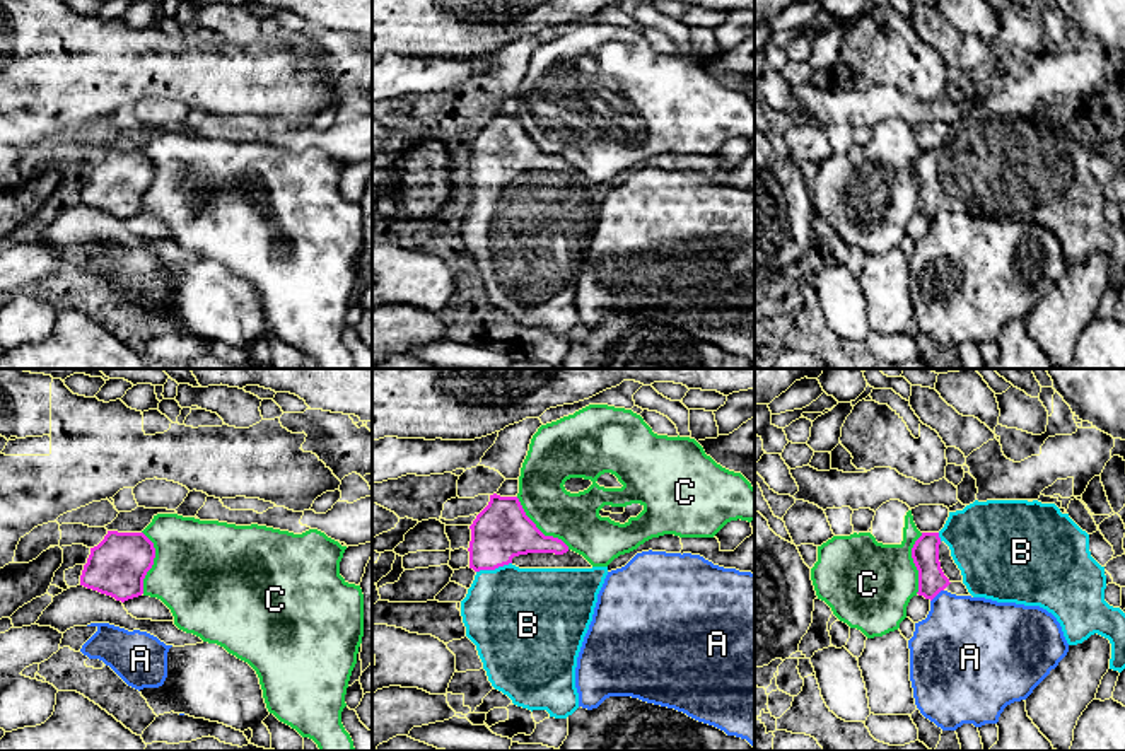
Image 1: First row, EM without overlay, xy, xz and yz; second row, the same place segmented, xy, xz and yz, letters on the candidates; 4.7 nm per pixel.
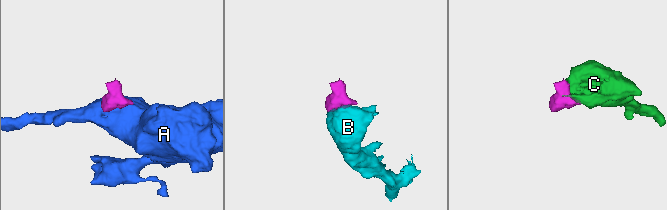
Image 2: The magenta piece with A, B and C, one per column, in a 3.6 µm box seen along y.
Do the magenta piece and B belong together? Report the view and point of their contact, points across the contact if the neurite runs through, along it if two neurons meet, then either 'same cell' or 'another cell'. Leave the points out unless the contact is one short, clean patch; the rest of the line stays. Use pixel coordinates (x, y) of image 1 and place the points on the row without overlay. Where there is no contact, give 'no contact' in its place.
contact xz (494, 186); way xz (501, 149), (494, 161), (494, 186), (502, 215), (516, 234); same cell

